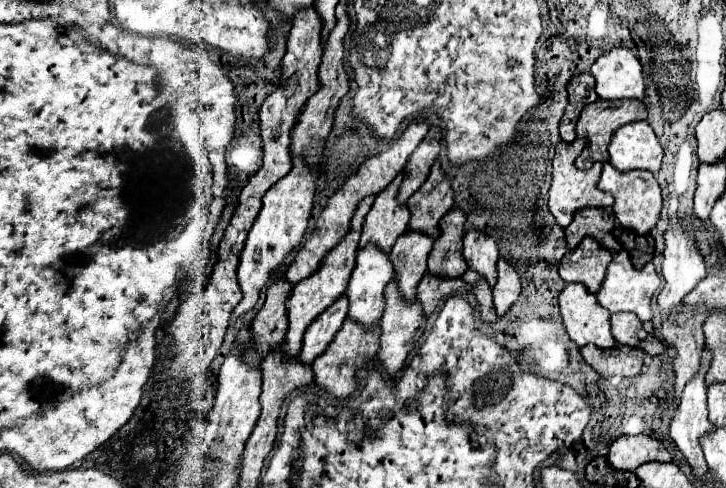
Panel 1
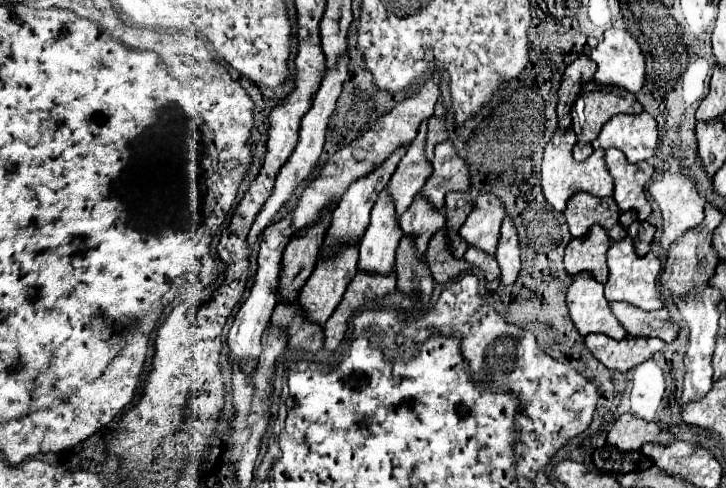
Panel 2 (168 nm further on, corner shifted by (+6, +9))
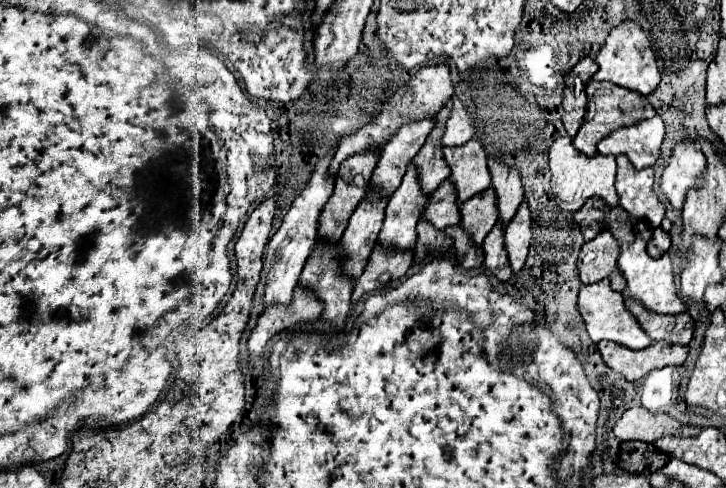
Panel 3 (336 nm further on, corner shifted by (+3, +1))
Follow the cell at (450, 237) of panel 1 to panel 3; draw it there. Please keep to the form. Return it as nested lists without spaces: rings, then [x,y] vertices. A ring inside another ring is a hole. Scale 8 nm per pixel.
[[[490,187],[488,191],[482,191],[482,193],[470,197],[466,203],[462,203],[460,205],[460,217],[462,217],[460,225],[464,227],[464,231],[480,247],[482,239],[490,233],[490,229],[498,221],[494,189]]]

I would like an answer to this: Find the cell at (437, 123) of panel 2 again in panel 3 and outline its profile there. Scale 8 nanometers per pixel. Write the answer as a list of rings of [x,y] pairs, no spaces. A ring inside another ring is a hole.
[[[454,109],[446,121],[446,131],[442,137],[444,147],[458,147],[464,145],[472,139],[474,129],[472,129],[472,119],[464,109]]]

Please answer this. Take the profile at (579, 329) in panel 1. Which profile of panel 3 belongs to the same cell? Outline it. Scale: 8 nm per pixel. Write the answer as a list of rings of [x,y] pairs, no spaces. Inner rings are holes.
[[[598,281],[592,285],[582,285],[580,295],[578,295],[578,311],[586,323],[586,331],[594,343],[600,341],[614,341],[624,347],[632,349],[644,349],[652,345],[652,339],[640,329],[638,321],[626,311],[624,299],[618,291],[612,291],[608,281]]]

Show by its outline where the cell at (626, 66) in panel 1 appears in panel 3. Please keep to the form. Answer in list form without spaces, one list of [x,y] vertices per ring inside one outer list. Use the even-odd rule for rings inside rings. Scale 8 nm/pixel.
[[[624,21],[610,31],[604,47],[600,49],[600,53],[596,57],[596,63],[600,67],[598,73],[594,75],[596,81],[612,81],[612,83],[626,87],[630,91],[636,91],[640,95],[652,93],[660,81],[660,71],[658,71],[656,57],[650,49],[650,41],[646,39],[646,35],[640,31],[638,23],[634,23],[634,21]]]

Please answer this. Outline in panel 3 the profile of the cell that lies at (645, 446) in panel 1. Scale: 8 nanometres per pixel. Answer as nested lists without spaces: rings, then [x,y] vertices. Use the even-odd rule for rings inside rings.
[[[644,407],[628,409],[620,421],[614,425],[614,435],[620,441],[642,441],[656,443],[660,437],[692,437],[698,435],[698,427],[686,427],[674,421],[670,415],[652,415]]]

